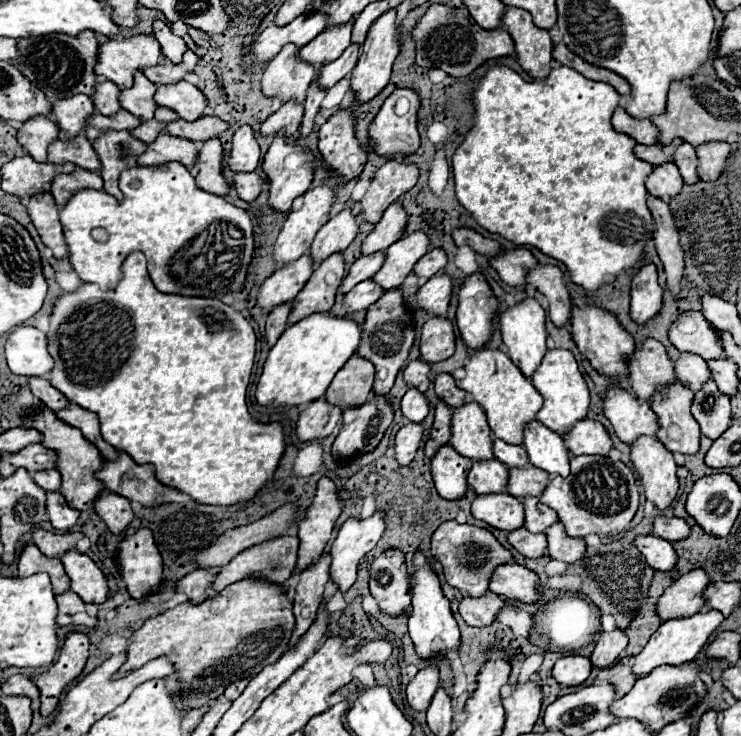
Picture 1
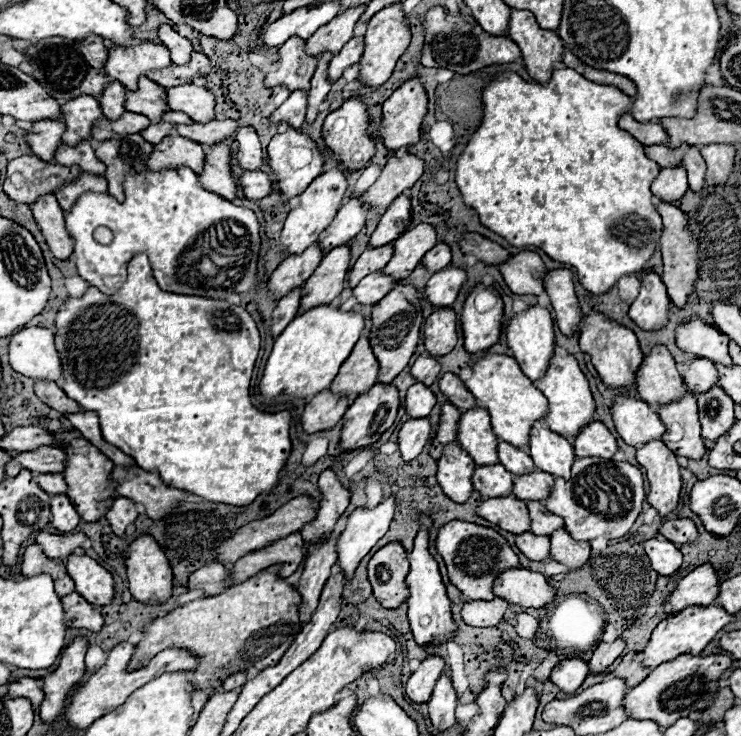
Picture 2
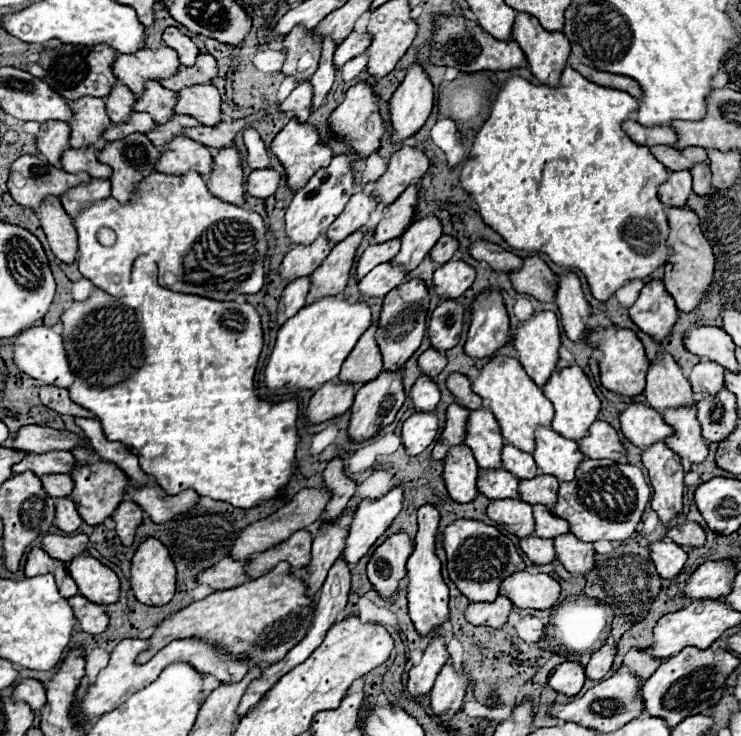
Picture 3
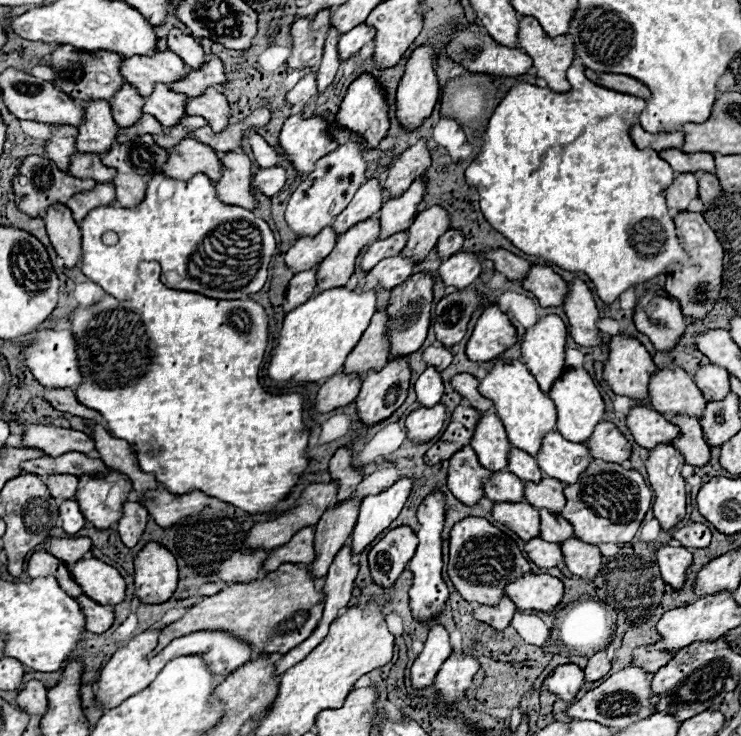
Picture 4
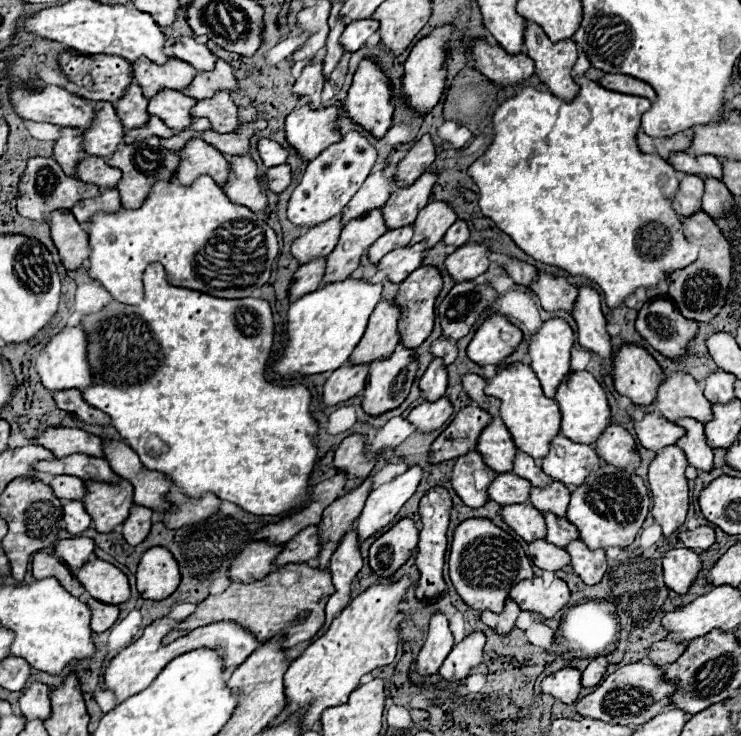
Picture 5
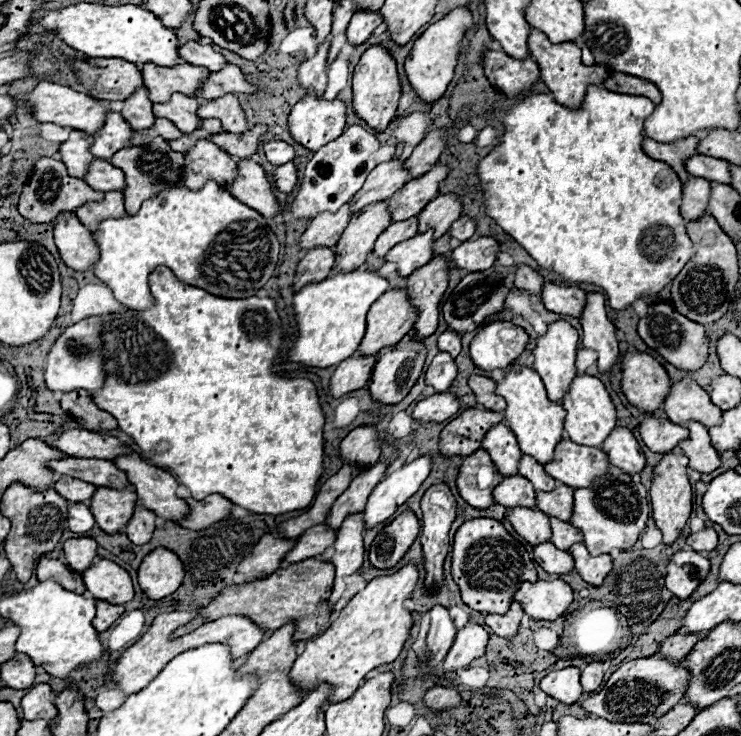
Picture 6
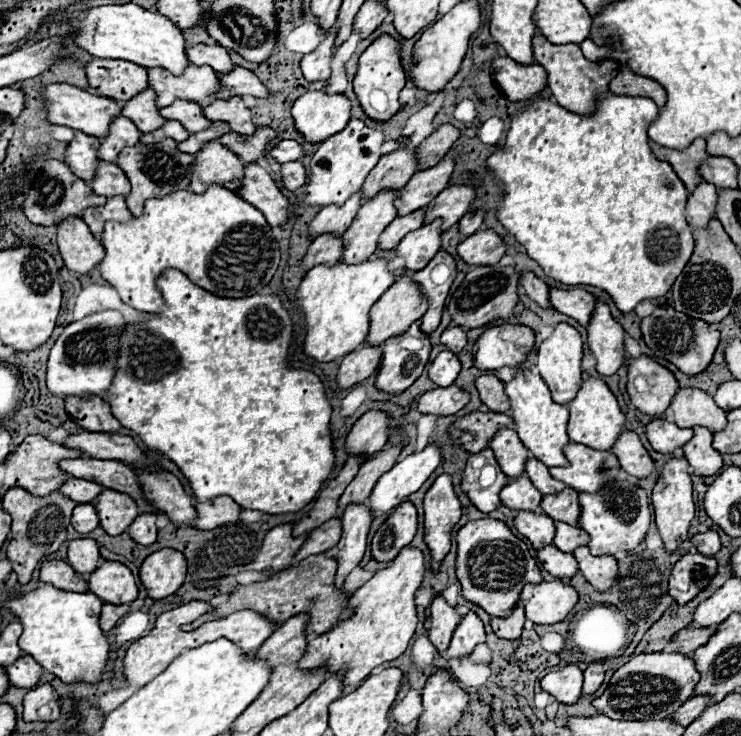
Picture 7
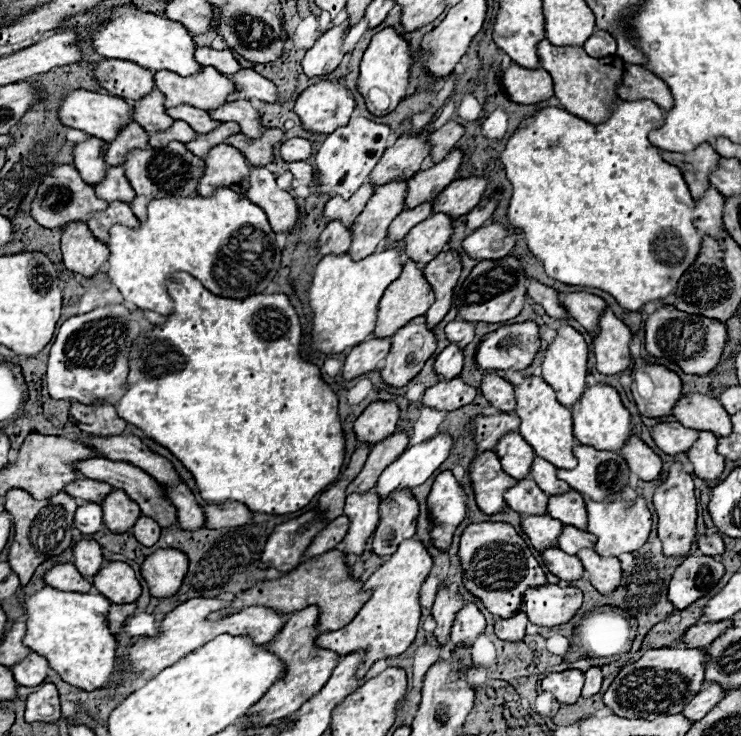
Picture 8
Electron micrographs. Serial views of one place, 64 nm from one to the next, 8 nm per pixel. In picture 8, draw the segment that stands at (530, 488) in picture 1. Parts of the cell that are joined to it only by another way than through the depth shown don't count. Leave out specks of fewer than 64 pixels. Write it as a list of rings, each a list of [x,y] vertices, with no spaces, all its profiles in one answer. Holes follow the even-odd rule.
[[[566,492],[562,496],[550,496],[548,516],[560,520],[566,526],[576,526],[580,530],[588,530],[588,514],[586,504],[580,492]]]

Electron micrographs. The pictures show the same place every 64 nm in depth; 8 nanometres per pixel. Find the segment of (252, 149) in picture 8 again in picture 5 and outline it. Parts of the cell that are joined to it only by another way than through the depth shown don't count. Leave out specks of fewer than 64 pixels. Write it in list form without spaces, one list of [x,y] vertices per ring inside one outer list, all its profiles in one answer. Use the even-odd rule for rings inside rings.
[[[256,118],[244,126],[240,126],[236,132],[230,134],[218,134],[214,130],[208,130],[202,134],[202,138],[212,144],[214,148],[218,148],[222,154],[228,156],[246,156],[250,152],[252,146],[252,138],[266,128],[266,120],[264,118]]]

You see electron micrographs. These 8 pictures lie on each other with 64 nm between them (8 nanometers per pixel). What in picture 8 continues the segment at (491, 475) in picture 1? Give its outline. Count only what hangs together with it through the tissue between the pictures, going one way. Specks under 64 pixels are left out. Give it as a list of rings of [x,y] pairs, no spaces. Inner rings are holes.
[[[532,478],[518,480],[518,484],[506,492],[508,506],[524,516],[548,514],[548,498],[550,496],[546,492],[540,492],[540,488],[536,488],[536,482]]]

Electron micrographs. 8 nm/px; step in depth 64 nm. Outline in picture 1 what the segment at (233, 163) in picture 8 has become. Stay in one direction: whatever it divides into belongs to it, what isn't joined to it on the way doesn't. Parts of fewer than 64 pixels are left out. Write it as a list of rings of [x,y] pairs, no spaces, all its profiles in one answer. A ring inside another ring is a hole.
[[[160,134],[156,142],[148,144],[148,150],[138,156],[140,166],[160,166],[164,162],[180,162],[188,168],[192,168],[198,160],[198,148],[192,140]]]

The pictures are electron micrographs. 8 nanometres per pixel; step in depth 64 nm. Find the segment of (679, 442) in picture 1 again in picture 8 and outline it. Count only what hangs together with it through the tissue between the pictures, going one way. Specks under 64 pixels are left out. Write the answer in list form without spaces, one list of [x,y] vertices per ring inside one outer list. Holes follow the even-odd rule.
[[[700,432],[698,442],[688,450],[688,458],[694,464],[694,474],[702,480],[718,480],[724,472],[724,458],[716,452],[712,432]]]

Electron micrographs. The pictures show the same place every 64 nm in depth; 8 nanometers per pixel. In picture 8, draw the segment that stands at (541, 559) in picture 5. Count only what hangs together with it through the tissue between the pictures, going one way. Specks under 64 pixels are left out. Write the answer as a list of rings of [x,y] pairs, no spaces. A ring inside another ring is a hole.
[[[548,548],[542,552],[542,558],[548,566],[548,570],[558,576],[560,580],[572,582],[584,578],[584,566],[576,556],[568,556],[566,552],[560,552],[560,548]]]

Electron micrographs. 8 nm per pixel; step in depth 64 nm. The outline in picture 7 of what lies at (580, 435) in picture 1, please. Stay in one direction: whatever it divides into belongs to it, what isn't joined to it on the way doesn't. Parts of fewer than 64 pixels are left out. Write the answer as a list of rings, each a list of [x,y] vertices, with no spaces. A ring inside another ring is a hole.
[[[624,432],[612,446],[612,452],[618,456],[620,466],[638,478],[648,478],[654,472],[654,460],[648,450],[642,446],[636,432]]]

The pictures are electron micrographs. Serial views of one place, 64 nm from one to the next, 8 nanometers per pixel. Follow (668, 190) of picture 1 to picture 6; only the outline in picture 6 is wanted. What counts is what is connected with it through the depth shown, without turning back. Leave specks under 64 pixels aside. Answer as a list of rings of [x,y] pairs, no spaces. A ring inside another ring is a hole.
[[[690,178],[684,184],[680,214],[688,222],[698,220],[702,214],[706,214],[708,200],[710,200],[710,182],[704,180],[704,178]]]

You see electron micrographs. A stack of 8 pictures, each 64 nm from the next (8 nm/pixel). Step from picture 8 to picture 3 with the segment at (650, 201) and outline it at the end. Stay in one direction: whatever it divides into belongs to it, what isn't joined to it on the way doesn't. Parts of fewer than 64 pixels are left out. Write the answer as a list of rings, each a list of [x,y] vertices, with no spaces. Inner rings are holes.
[[[572,68],[564,70],[562,86],[558,86],[558,88],[534,86],[534,84],[526,82],[524,78],[514,76],[494,96],[492,112],[490,112],[488,120],[484,122],[484,126],[480,128],[480,132],[478,132],[474,144],[472,144],[470,158],[466,160],[466,164],[462,168],[462,174],[460,174],[462,188],[466,188],[468,194],[472,194],[472,198],[480,206],[482,220],[492,230],[496,230],[512,248],[534,252],[534,254],[542,252],[558,266],[578,268],[586,276],[586,280],[590,284],[590,290],[598,300],[608,300],[610,296],[616,294],[616,290],[620,290],[630,280],[648,278],[656,268],[666,264],[668,256],[672,256],[672,248],[668,246],[670,226],[668,226],[668,218],[666,218],[666,212],[664,212],[664,204],[658,200],[658,186],[660,186],[660,182],[668,180],[670,170],[652,156],[650,148],[634,144],[628,138],[628,134],[622,130],[622,122],[632,118],[636,112],[638,112],[638,100],[632,100],[632,96],[628,96],[626,92],[618,92],[614,88],[600,88],[598,84],[592,84],[590,80],[586,80],[582,74],[578,74]]]

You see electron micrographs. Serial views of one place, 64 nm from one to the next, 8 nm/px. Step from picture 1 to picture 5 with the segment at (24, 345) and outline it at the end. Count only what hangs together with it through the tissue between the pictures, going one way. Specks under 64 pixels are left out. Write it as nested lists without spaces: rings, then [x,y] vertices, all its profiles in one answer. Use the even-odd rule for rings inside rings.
[[[64,328],[60,334],[56,334],[40,352],[36,360],[36,370],[42,378],[42,384],[52,390],[70,390],[70,388],[90,388],[92,386],[92,368],[88,364],[88,332],[84,334],[84,328]]]

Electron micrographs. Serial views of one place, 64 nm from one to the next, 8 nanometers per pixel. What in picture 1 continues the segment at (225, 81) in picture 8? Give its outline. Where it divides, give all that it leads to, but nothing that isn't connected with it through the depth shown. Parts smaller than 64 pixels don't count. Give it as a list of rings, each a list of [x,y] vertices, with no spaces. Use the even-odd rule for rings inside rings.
[[[140,34],[102,42],[94,70],[98,76],[108,78],[122,88],[132,88],[134,72],[140,68],[152,68],[152,64],[166,64],[166,58],[156,38]]]

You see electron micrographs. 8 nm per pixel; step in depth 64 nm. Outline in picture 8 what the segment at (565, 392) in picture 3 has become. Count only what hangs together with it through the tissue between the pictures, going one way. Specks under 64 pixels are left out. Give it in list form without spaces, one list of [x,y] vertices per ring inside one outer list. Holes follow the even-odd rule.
[[[594,384],[588,386],[580,402],[576,402],[572,408],[572,418],[574,418],[574,436],[580,444],[594,446],[598,450],[608,450],[608,452],[620,452],[628,438],[632,436],[632,418],[628,408],[622,404],[620,394],[606,384]]]

